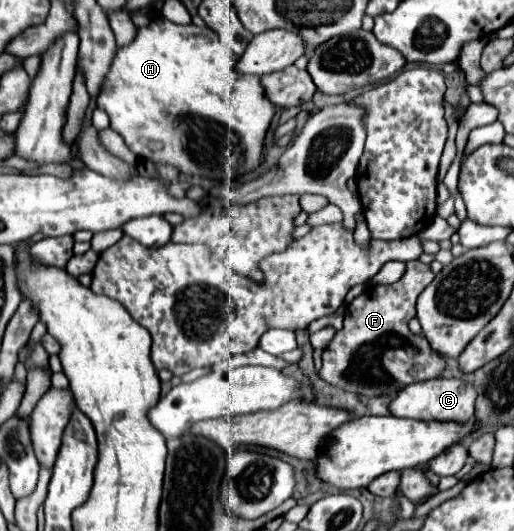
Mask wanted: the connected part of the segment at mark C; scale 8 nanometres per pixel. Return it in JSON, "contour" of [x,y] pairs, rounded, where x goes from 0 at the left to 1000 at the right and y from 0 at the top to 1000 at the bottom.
{"contour":[[[846,712],[811,723],[796,723],[784,731],[757,761],[757,776],[768,787],[804,787],[804,791],[850,791],[850,795],[889,795],[909,798],[920,791],[928,738],[912,719],[897,719],[885,712]]]}

